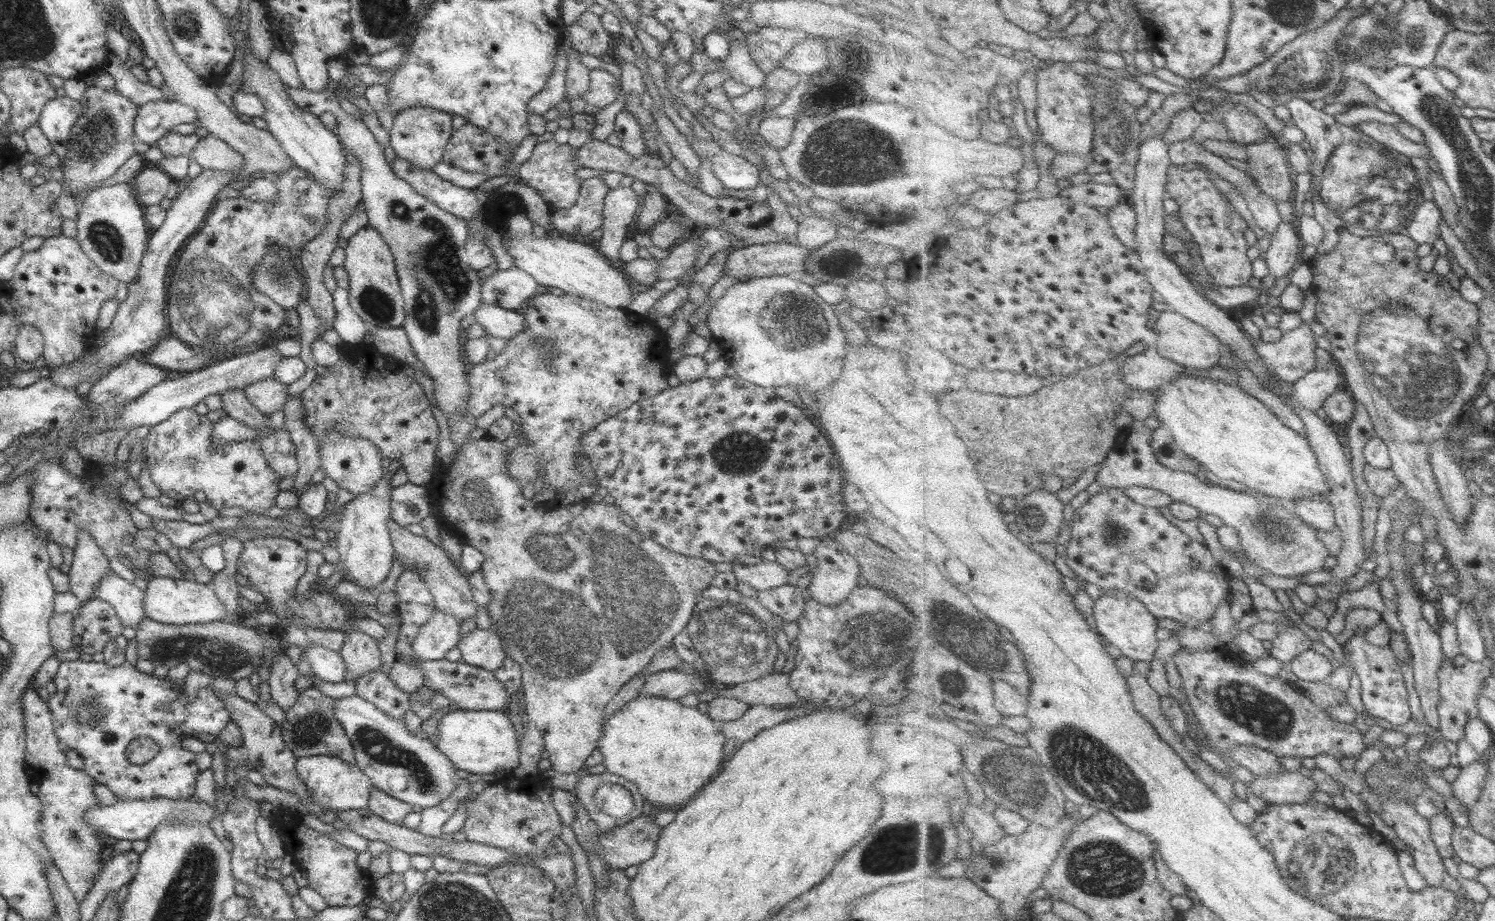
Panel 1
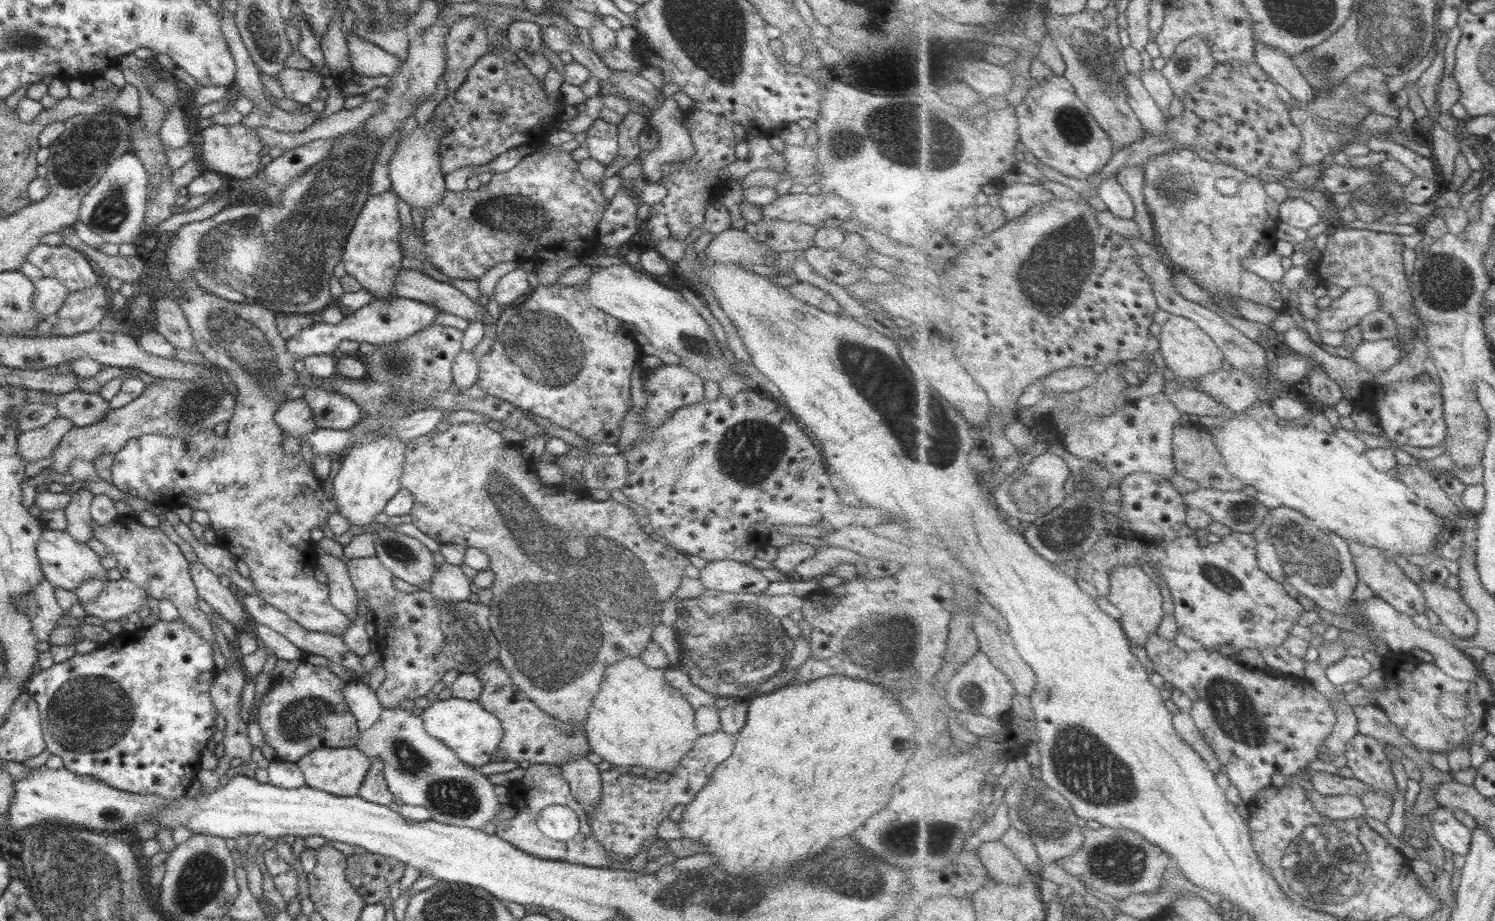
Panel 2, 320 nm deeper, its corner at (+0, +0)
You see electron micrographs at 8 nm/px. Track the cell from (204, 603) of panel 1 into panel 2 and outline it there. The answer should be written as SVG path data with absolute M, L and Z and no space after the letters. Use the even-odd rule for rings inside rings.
M121 579L108 580L102 592L93 601L80 605L87 615L98 616L103 621L118 621L122 616L138 612L143 604L148 605L147 594L130 580Z

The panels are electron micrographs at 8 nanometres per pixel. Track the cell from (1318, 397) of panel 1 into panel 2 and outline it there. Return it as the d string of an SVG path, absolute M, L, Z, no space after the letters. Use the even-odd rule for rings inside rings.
M1384 338L1377 341L1363 341L1356 347L1351 359L1354 359L1363 371L1370 371L1374 376L1378 376L1380 372L1394 368L1394 365L1398 364L1403 356L1405 356L1405 348L1398 339Z

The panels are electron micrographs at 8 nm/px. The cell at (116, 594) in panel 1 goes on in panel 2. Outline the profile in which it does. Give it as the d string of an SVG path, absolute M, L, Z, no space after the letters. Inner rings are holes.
M44 529L37 542L37 558L44 572L44 579L54 588L74 591L86 580L108 581L108 572L100 563L101 557L94 553L94 549L86 543L79 543L66 531Z

